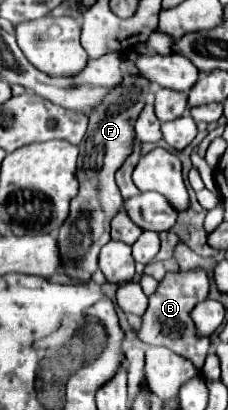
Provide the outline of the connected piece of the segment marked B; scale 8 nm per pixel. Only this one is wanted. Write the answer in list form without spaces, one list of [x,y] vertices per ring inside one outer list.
[[[177,269],[163,277],[163,281],[157,285],[155,293],[149,297],[149,307],[141,317],[141,327],[137,329],[137,337],[147,345],[161,345],[171,349],[173,353],[189,359],[199,371],[205,363],[205,357],[211,349],[211,337],[199,337],[195,331],[195,325],[191,321],[193,307],[203,301],[209,295],[211,281],[205,269]]]

